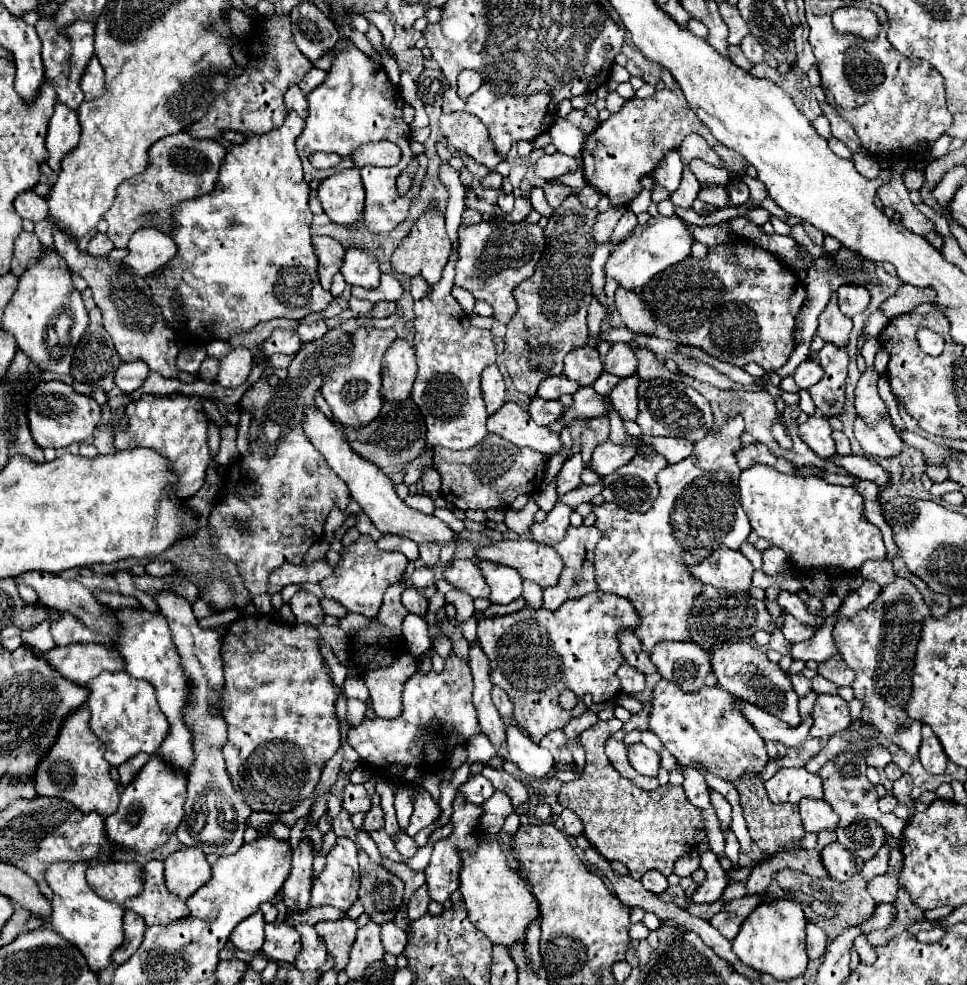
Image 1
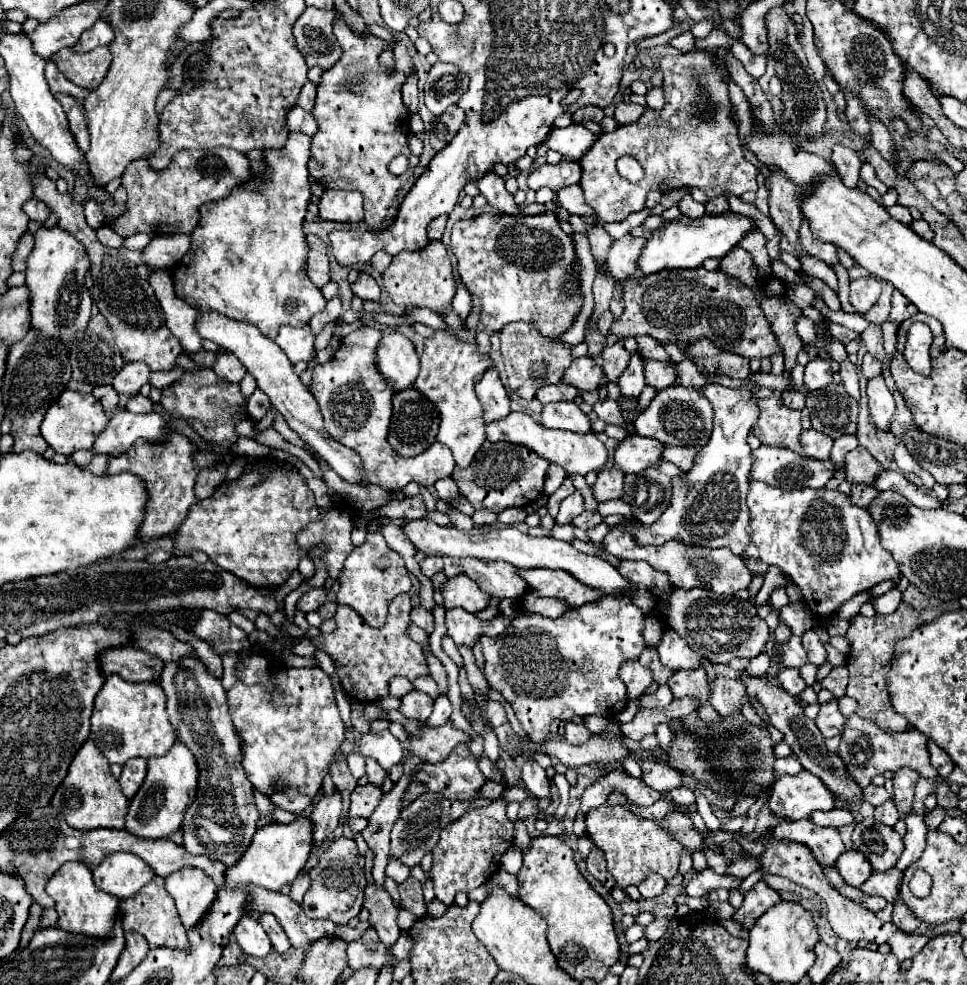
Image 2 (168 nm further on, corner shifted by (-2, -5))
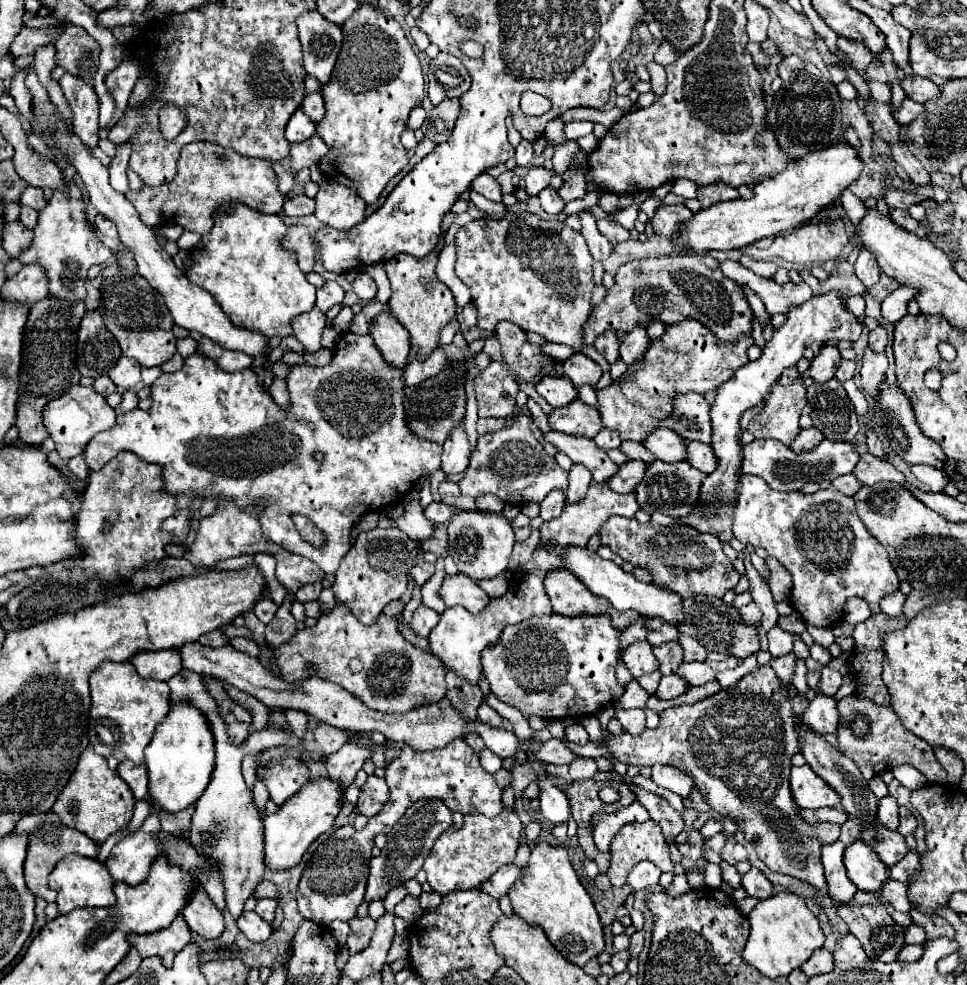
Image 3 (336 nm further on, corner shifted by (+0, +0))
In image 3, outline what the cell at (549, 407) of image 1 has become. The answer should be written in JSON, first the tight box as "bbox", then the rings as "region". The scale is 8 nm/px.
{"bbox":[549,399,603,437],"region":[[[575,399],[569,405],[555,407],[549,415],[549,425],[555,431],[563,431],[569,435],[583,435],[583,437],[595,437],[599,429],[603,427],[599,411],[595,407],[589,407]]]}

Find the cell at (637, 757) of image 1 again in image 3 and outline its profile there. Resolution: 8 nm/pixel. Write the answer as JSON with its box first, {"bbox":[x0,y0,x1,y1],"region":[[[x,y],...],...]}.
{"bbox":[651,765,693,797],"region":[[[653,765],[651,779],[657,785],[661,785],[661,787],[665,787],[665,789],[681,795],[681,797],[687,797],[693,789],[693,779],[685,773],[681,773],[679,769],[669,767],[669,765]]]}

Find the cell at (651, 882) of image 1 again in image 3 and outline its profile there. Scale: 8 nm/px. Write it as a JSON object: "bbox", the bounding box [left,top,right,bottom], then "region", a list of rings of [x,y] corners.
{"bbox":[627,861,661,891],"region":[[[641,861],[629,873],[627,885],[631,889],[635,889],[635,891],[645,891],[645,889],[651,889],[651,887],[655,887],[659,883],[659,875],[661,875],[659,867],[655,867],[649,861]]]}

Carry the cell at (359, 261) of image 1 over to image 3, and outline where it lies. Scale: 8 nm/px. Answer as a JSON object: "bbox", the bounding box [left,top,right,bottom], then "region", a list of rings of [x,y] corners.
{"bbox":[353,273,377,299],"region":[[[359,273],[353,281],[353,291],[359,295],[359,299],[373,299],[375,293],[377,293],[377,285],[373,281],[373,277],[369,273]]]}

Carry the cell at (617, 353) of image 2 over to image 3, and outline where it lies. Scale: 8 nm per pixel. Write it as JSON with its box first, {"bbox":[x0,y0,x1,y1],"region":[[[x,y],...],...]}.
{"bbox":[595,331,619,363],"region":[[[613,331],[599,335],[597,341],[595,341],[595,347],[601,351],[601,355],[609,363],[615,363],[619,359],[619,339],[617,339],[617,335]]]}

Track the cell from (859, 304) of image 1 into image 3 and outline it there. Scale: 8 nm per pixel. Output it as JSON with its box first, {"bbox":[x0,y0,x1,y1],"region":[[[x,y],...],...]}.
{"bbox":[855,249,879,289],"region":[[[863,249],[861,253],[859,253],[859,259],[857,259],[857,263],[855,263],[855,273],[857,273],[857,277],[861,279],[861,283],[867,287],[867,289],[871,289],[877,281],[879,281],[879,265],[877,265],[877,261],[875,261],[875,257],[867,251],[867,249]]]}

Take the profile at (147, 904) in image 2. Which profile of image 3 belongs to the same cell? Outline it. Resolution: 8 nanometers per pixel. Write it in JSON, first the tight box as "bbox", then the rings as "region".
{"bbox":[129,915,191,965],"region":[[[181,915],[167,929],[159,929],[147,935],[137,935],[137,933],[129,935],[129,943],[139,949],[143,959],[159,955],[165,961],[165,965],[173,965],[175,955],[189,943],[189,939],[191,931]]]}

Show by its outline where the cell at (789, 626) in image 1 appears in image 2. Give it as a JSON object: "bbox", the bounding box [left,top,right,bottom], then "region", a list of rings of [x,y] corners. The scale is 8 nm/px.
{"bbox":[803,630,827,666],"region":[[[807,630],[803,636],[803,648],[807,652],[807,658],[811,664],[821,666],[827,660],[827,652],[819,640],[819,636],[815,634],[815,630]]]}

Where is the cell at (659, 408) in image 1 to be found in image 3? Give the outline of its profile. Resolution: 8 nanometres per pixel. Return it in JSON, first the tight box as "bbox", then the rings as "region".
{"bbox":[659,393,711,441],"region":[[[677,393],[671,405],[671,415],[661,419],[659,427],[675,431],[685,441],[711,441],[709,405],[701,393]]]}

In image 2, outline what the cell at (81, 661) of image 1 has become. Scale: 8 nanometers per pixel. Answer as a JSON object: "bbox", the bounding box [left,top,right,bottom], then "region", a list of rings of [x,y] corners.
{"bbox":[101,646,165,682],"region":[[[135,646],[111,648],[101,654],[103,674],[119,674],[127,682],[155,682],[163,672],[165,662],[153,658]]]}

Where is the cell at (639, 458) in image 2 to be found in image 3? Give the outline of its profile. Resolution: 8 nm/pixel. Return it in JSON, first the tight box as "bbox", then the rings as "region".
{"bbox":[643,429,685,463],"region":[[[655,429],[643,441],[643,447],[665,463],[677,463],[685,459],[685,439],[677,437],[671,429]]]}

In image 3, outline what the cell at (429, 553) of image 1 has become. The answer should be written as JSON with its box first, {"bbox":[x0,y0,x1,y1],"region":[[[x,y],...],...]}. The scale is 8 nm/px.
{"bbox":[409,563,435,585],"region":[[[421,563],[421,565],[415,565],[409,573],[411,573],[411,577],[415,579],[415,583],[423,585],[423,583],[435,573],[435,563]]]}

